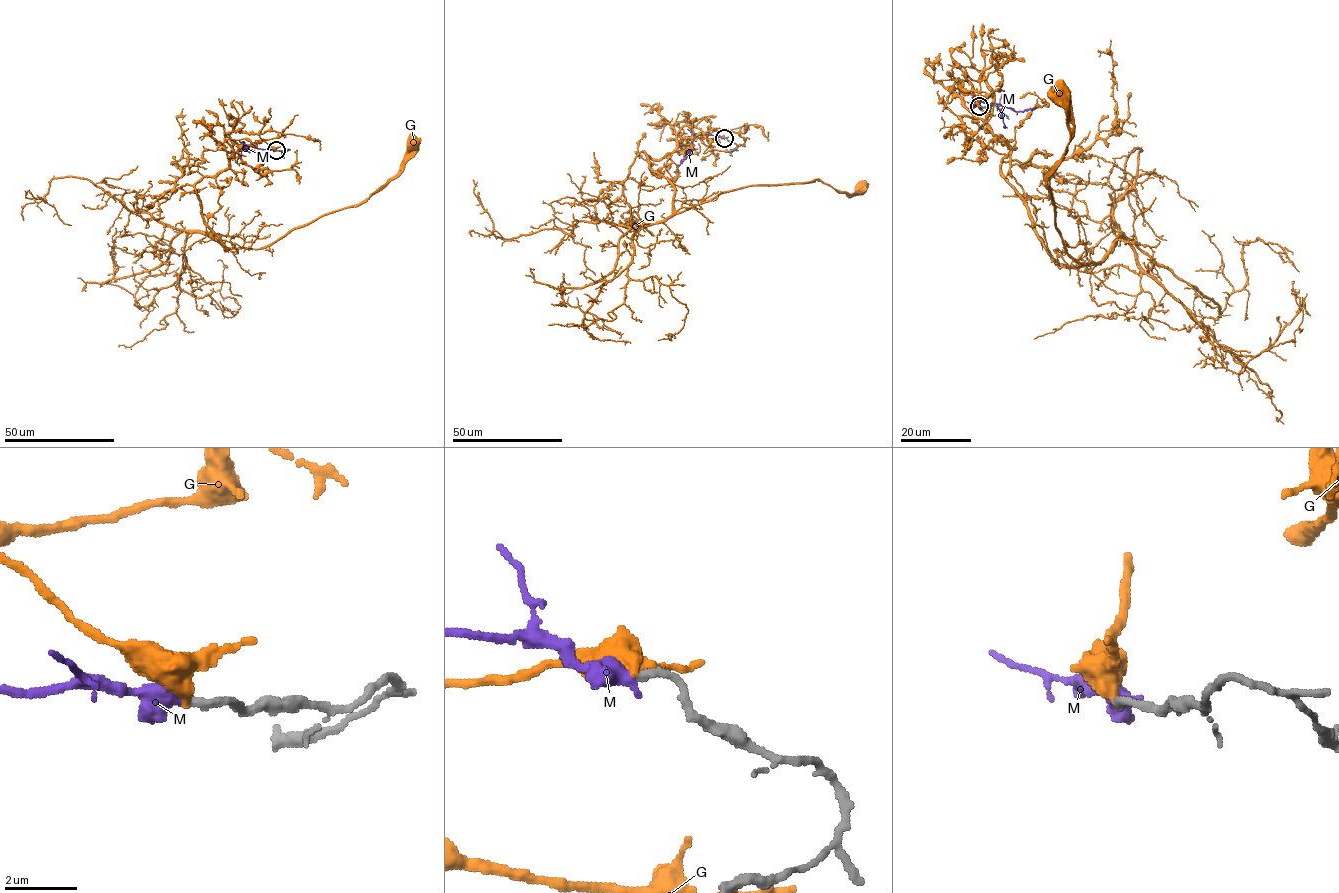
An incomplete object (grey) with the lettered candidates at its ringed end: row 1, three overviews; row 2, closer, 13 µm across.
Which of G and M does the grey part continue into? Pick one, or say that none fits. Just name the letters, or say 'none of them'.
M

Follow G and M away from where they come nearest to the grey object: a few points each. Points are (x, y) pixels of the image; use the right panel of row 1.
G: (979, 107), (983, 76), (1034, 232), (1061, 265), (1093, 265), (1067, 253), (1048, 191), (1070, 139), (1063, 99)
M: (979, 107), (975, 105), (974, 98), (1016, 111), (1034, 107)

